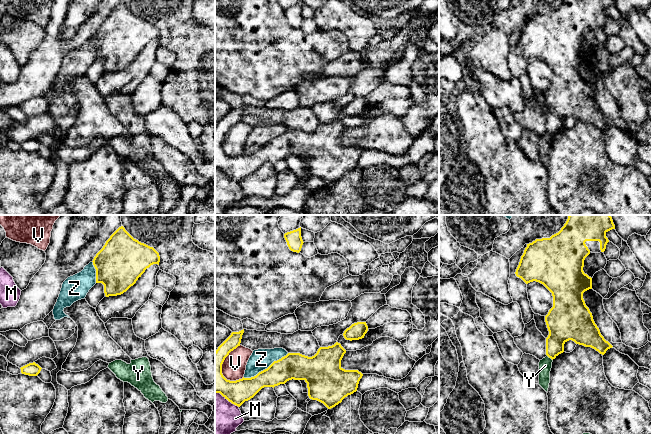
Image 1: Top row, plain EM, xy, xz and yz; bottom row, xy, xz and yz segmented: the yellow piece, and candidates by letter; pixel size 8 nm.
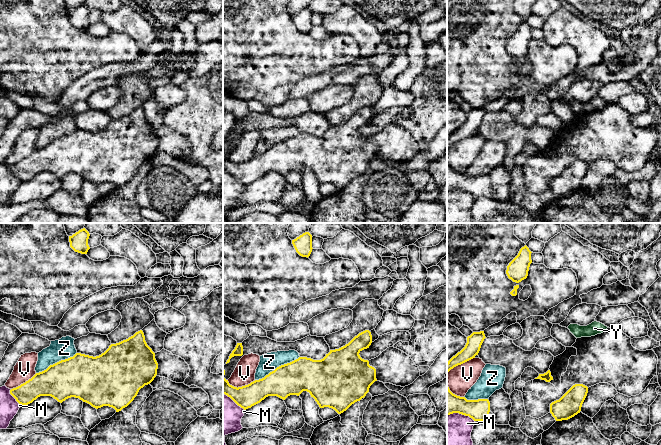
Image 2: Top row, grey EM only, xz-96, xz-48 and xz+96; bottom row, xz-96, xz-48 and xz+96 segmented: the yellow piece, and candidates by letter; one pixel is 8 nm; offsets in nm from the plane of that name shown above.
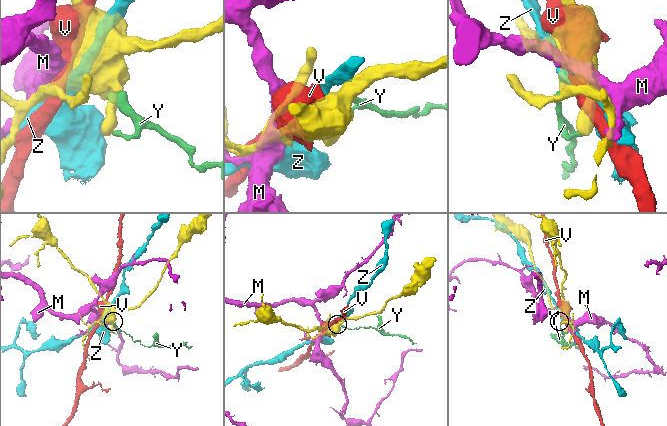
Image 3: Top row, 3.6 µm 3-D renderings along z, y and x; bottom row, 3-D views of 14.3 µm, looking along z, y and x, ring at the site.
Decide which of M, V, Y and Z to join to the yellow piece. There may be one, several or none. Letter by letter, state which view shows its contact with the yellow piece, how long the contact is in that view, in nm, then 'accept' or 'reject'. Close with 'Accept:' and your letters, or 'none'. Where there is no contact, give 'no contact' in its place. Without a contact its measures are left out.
M: xz | 220 nm | reject
V: xz | 300 nm | reject
Y: yz | 60 nm | reject
Z: xz | 420 nm | reject
Accept: none

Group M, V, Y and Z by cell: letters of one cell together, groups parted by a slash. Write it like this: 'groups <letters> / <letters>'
groups M / V / Y / Z

